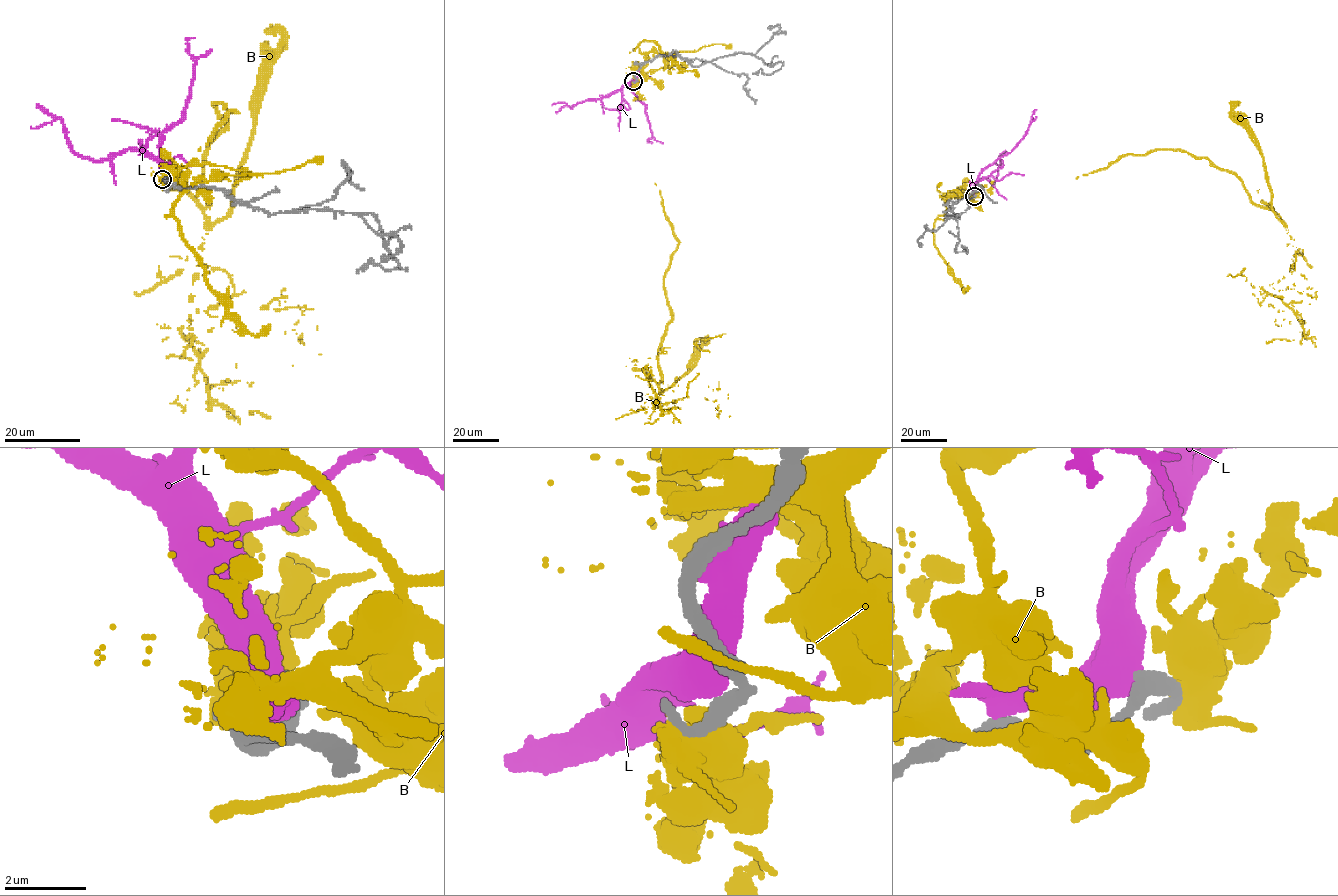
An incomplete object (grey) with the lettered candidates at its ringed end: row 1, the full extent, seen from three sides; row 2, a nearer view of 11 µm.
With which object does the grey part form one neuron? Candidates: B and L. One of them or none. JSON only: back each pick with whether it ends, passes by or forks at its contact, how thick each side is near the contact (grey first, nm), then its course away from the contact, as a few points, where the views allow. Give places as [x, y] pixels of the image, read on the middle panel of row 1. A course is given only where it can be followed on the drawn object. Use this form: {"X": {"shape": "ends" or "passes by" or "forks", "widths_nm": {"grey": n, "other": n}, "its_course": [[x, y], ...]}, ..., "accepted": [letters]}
{"accepted": []}

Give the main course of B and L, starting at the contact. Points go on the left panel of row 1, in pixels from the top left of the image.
B: (165, 178), (235, 112), (213, 103), (226, 126), (204, 160), (185, 338), (212, 399), (265, 415)
L: (167, 176), (162, 167), (160, 136), (182, 117), (189, 95), (194, 59), (187, 41), (194, 38)

